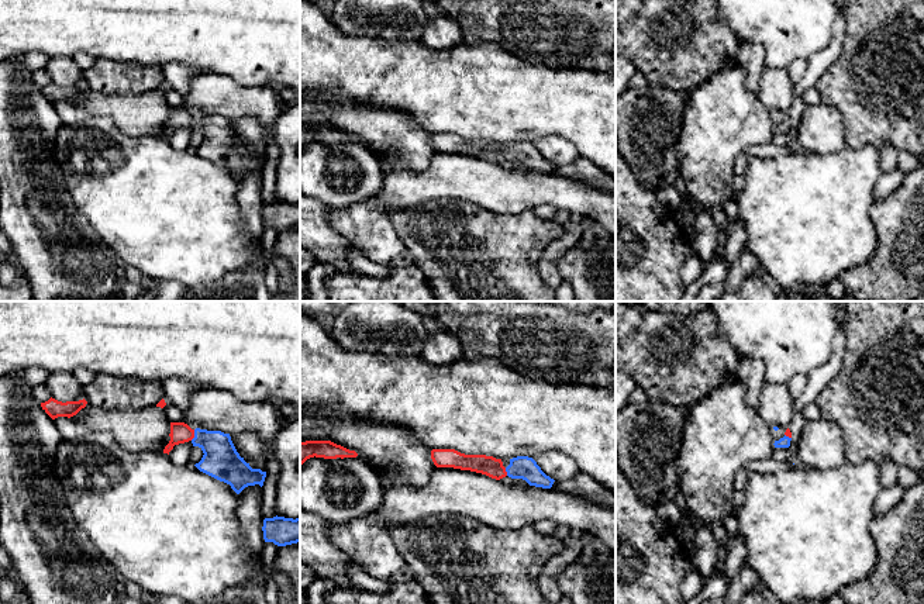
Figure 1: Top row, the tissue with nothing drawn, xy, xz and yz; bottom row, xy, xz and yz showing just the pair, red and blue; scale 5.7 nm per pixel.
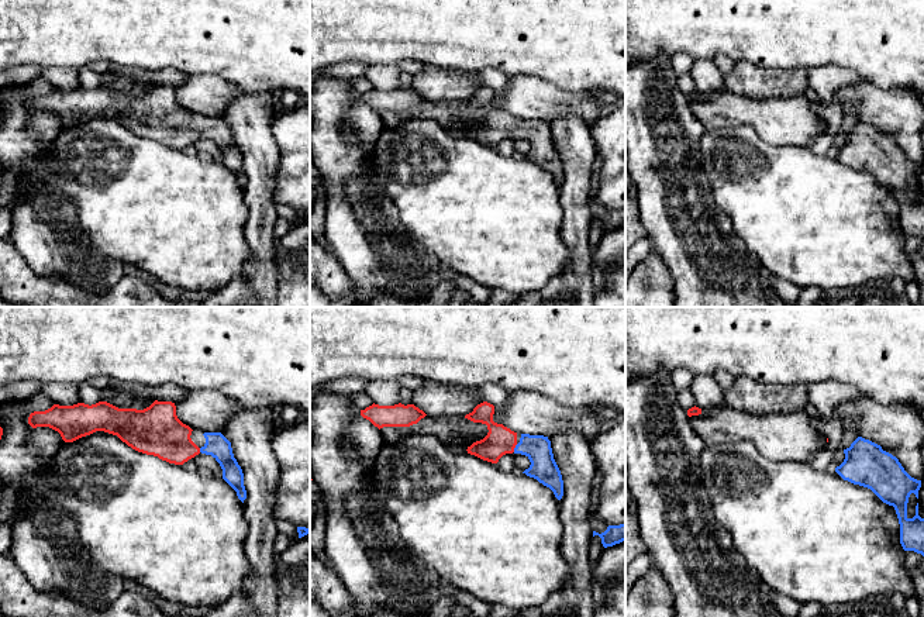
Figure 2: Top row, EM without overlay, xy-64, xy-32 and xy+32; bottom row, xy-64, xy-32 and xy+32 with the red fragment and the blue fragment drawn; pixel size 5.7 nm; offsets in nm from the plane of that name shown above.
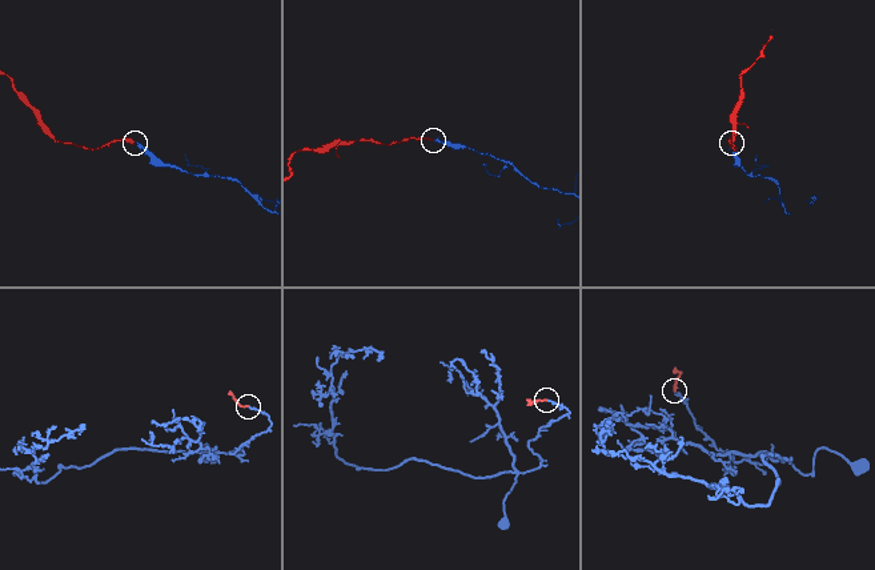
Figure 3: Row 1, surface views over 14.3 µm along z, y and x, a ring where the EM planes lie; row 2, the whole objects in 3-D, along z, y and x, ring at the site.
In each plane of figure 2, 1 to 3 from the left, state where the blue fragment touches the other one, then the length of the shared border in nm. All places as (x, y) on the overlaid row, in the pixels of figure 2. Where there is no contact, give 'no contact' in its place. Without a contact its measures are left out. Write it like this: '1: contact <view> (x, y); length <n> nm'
1: contact xy-64 (199, 450); length 30 nm
2: contact xy-32 (514, 447); length 50 nm
3: no contact

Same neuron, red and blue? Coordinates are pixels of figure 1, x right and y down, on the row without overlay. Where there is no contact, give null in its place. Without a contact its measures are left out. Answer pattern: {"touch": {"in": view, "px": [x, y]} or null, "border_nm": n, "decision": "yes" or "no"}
{"touch": {"in": "xy", "px": [193, 120]}, "border_nm": 70, "decision": "yes"}

